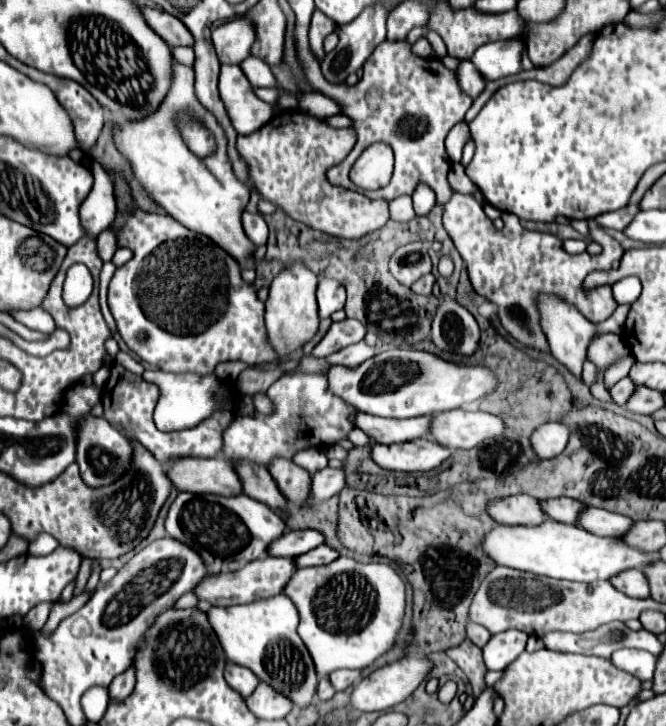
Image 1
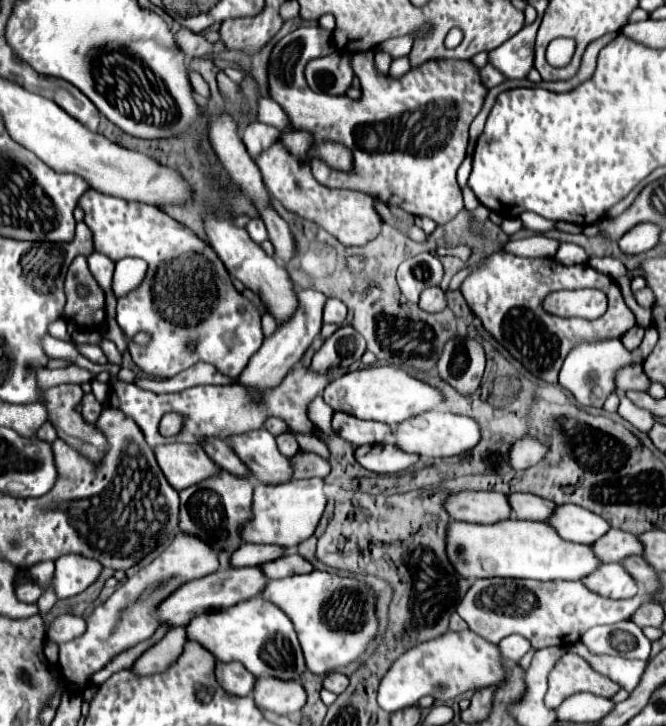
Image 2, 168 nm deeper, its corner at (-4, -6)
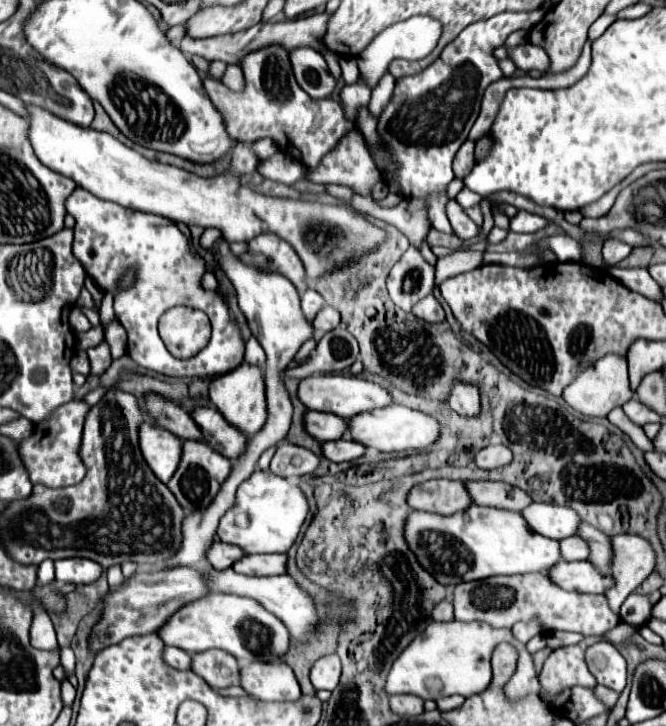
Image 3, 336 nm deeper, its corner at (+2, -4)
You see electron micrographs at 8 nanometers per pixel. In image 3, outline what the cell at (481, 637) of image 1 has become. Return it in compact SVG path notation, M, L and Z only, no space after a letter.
M442 600L434 610L432 610L432 618L434 620L452 620L454 614L452 614L452 604L448 600Z

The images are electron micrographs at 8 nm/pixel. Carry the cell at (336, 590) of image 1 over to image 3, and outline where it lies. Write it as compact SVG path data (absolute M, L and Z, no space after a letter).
M204 564L206 574L210 574L210 590L212 592L226 592L226 594L238 594L238 596L248 596L254 598L256 602L260 602L268 612L272 612L276 618L280 618L284 622L284 626L288 628L292 640L300 640L304 642L308 638L310 632L314 632L316 626L316 610L314 610L314 602L312 598L288 576L244 576L244 574L236 574L232 568L226 570L214 570L210 564Z

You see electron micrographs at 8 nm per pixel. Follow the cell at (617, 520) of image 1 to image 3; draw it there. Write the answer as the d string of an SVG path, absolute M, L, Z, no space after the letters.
M532 502L530 506L526 506L522 516L534 532L554 540L574 536L580 524L580 518L574 510L570 510L568 506L558 506L558 504Z

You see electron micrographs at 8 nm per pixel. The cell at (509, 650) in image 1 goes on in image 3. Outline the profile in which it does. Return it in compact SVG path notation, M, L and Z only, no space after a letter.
M516 622L512 626L512 632L520 642L528 642L536 634L542 634L542 626L538 626L538 622Z

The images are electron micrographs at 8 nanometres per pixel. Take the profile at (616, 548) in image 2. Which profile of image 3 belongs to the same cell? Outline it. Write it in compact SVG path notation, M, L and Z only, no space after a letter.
M570 536L570 538L564 538L558 542L560 544L560 554L562 554L562 560L586 560L588 556L588 546L582 538L578 536Z

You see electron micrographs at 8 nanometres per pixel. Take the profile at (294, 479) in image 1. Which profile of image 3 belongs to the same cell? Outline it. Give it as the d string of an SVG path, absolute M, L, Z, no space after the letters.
M210 406L210 410L194 410L194 414L190 416L194 418L194 422L198 422L198 426L202 426L202 434L206 434L206 442L216 452L220 452L230 460L236 460L242 454L248 436L238 432L234 426L230 426L214 406Z

